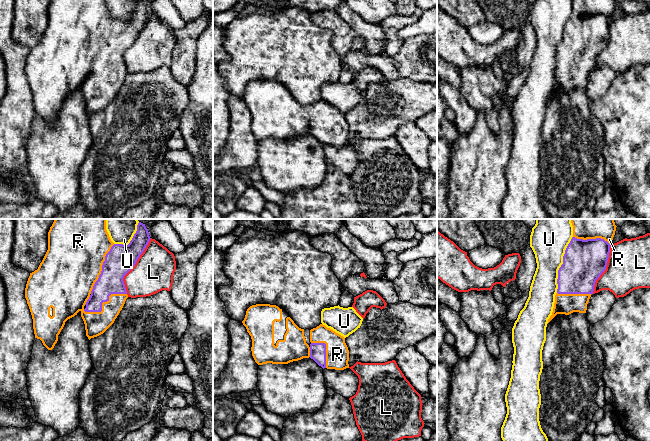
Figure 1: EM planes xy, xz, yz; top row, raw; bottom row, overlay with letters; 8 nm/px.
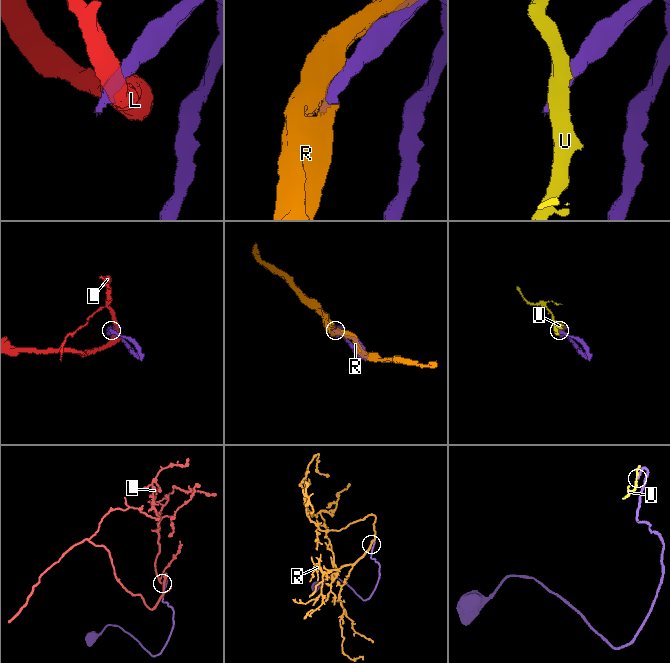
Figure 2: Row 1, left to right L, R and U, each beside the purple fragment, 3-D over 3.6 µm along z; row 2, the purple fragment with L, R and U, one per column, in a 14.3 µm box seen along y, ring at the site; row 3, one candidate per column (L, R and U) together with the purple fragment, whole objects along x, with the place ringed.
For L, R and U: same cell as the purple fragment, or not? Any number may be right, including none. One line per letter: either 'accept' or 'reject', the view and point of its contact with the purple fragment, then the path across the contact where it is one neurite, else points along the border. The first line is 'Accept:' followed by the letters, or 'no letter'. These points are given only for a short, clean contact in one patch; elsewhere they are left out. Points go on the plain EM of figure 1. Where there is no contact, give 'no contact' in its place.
Accept: R
L: reject; meets purple in xy at (134, 41)
R: accept; meets purple in xy at (102, 78)
U: reject; meets purple in yz at (562, 40)

